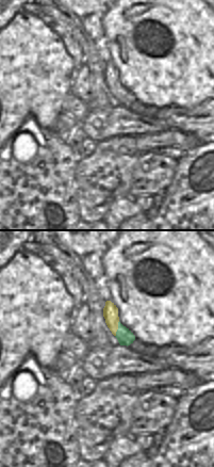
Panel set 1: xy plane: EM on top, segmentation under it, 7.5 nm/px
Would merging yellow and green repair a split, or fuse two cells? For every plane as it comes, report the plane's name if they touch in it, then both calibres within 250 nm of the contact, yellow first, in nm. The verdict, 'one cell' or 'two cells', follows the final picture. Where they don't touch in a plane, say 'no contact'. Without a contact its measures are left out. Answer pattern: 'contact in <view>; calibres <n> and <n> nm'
contact in xy; calibres 110 and 120 nm

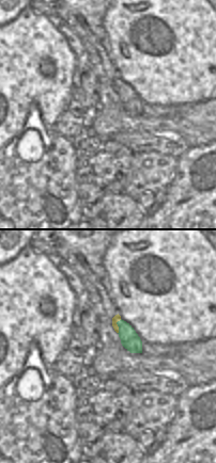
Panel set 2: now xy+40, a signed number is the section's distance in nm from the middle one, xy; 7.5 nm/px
contact in xy+40; calibres 50 and 140 nm

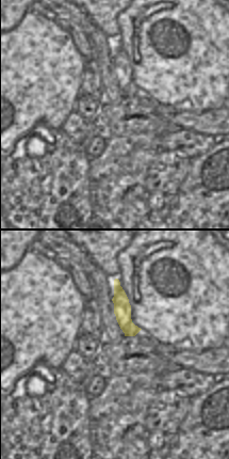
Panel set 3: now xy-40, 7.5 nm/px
no contact

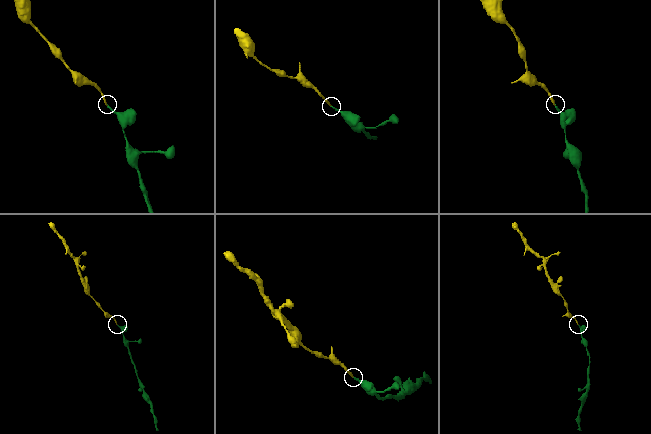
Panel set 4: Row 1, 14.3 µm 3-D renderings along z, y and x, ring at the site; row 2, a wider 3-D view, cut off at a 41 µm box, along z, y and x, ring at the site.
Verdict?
one cell

